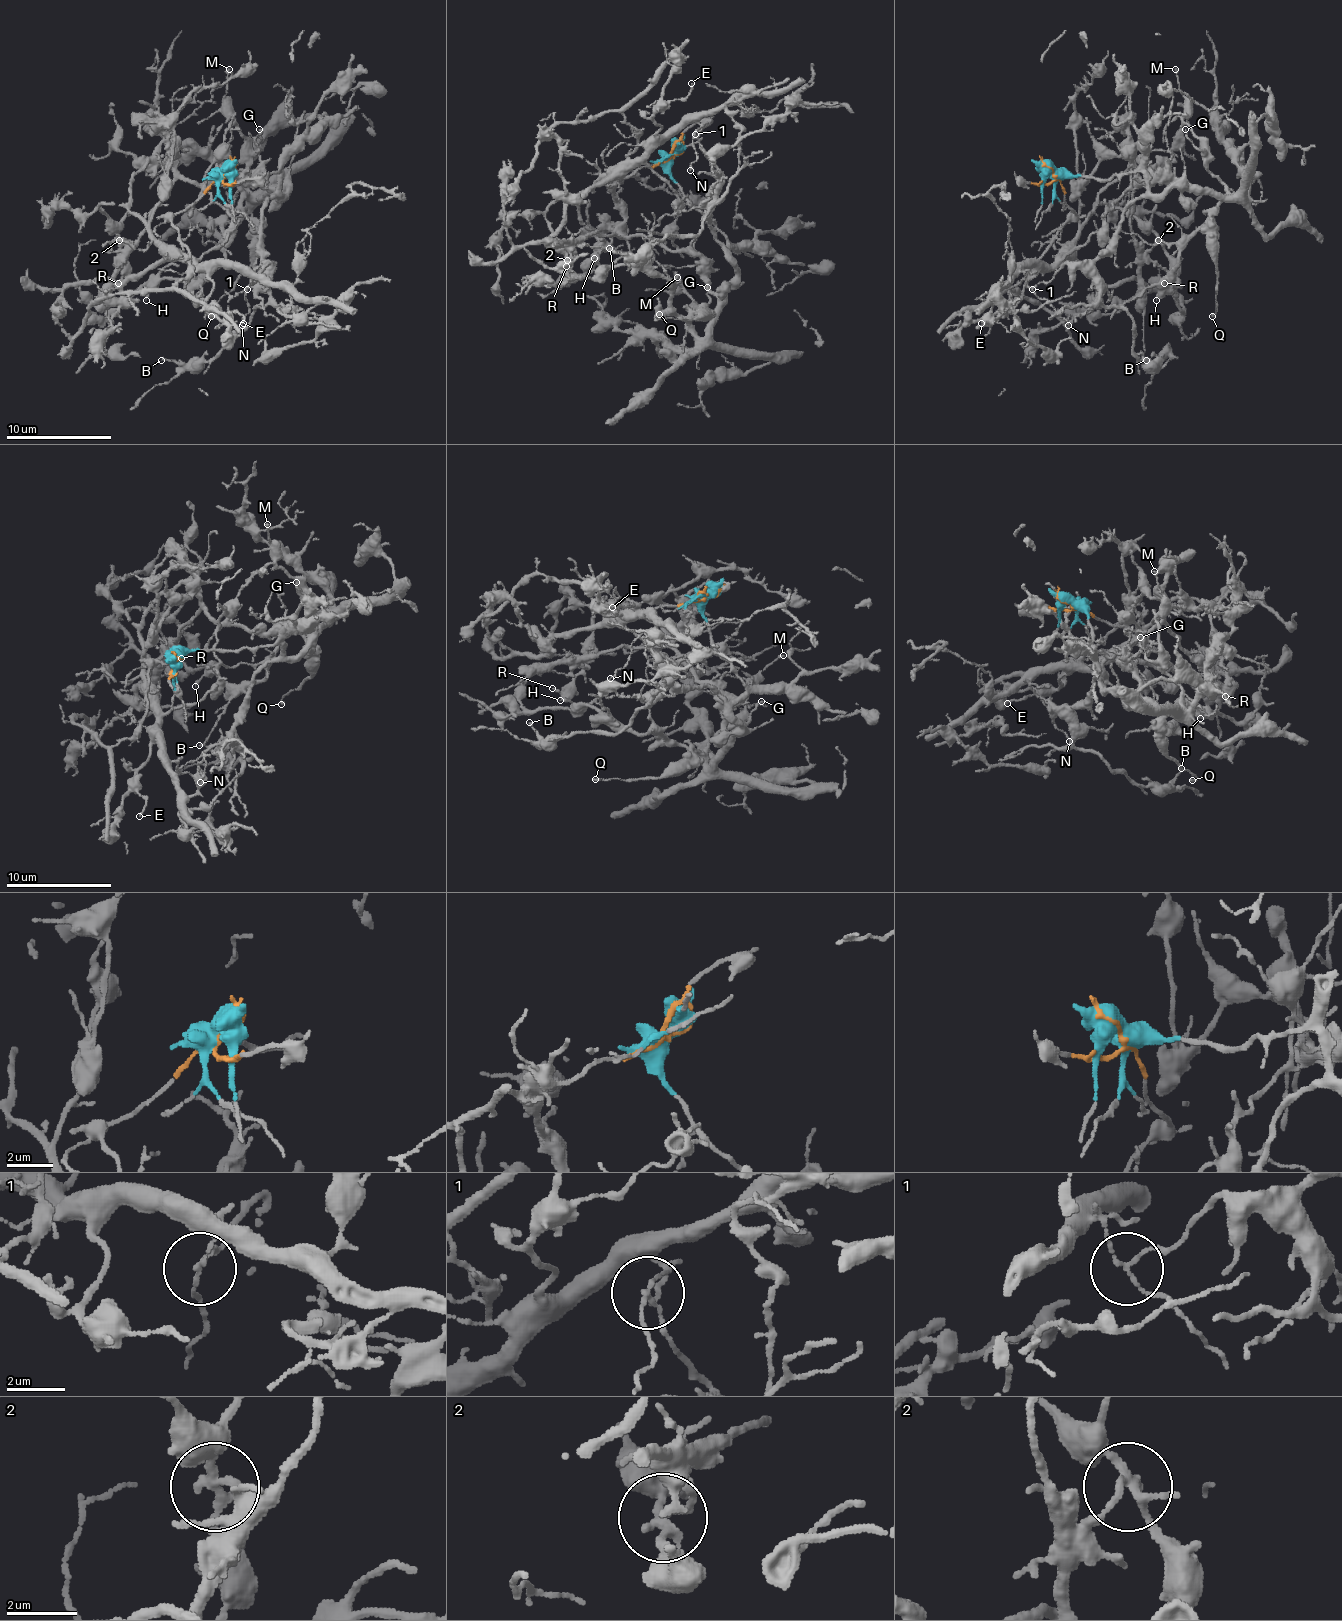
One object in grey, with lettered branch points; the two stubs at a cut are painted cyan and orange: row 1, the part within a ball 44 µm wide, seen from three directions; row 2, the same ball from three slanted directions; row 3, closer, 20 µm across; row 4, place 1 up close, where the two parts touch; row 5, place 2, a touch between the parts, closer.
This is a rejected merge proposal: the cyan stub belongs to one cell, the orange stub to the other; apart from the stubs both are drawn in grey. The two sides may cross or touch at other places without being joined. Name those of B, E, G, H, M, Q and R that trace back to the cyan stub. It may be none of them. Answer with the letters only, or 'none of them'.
B, G, H, M, Q

